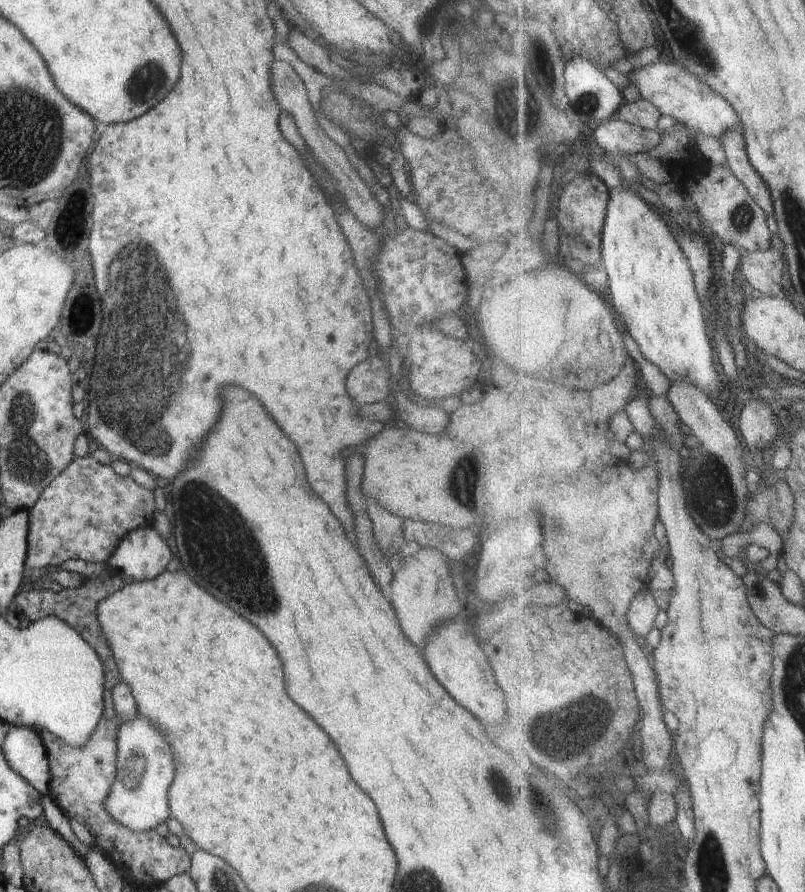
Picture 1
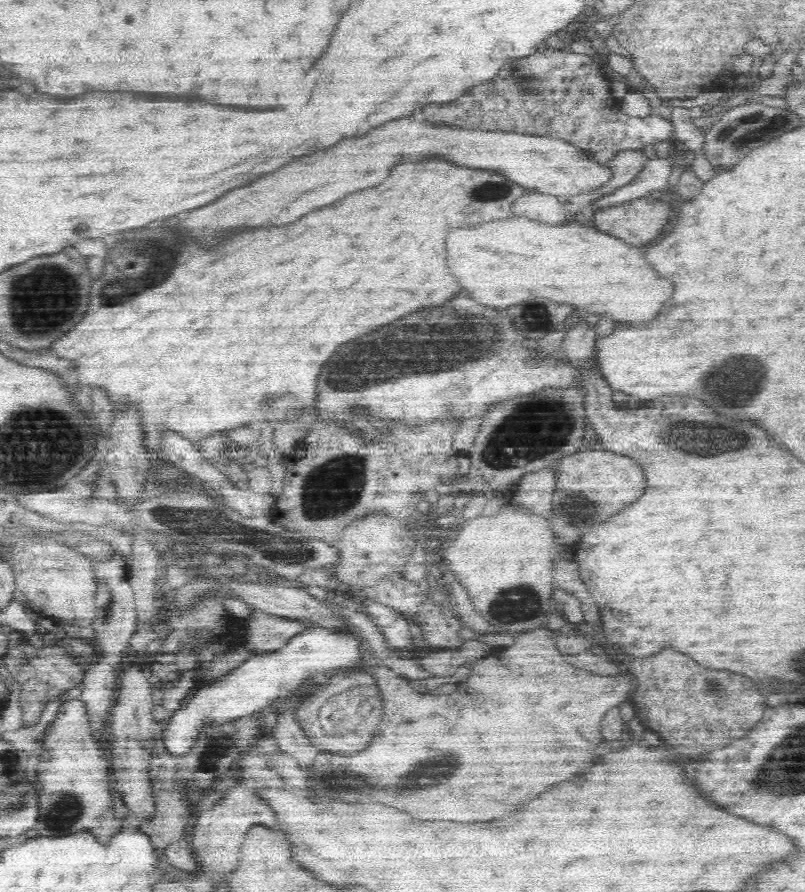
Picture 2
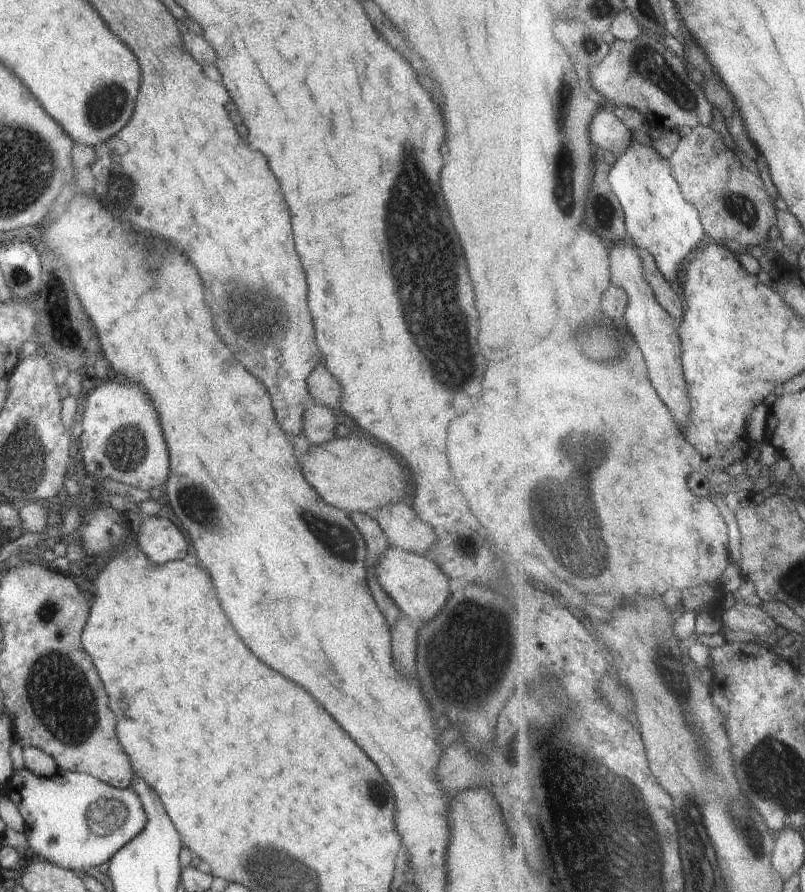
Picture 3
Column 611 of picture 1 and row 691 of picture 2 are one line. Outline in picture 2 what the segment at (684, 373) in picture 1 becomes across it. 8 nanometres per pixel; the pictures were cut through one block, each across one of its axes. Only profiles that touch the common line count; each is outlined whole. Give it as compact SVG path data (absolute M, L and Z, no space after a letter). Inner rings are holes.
M308 627L300 634L289 638L282 650L250 658L218 680L216 684L206 686L200 692L195 689L190 691L181 702L180 708L173 712L168 731L164 732L164 741L173 754L184 754L184 750L190 746L190 741L204 723L225 721L254 711L264 713L262 708L268 708L270 702L278 700L288 692L280 688L280 684L298 688L298 684L302 684L300 678L304 678L308 672L350 666L354 658L356 658L356 644L352 642L352 638L342 638L326 630Z

